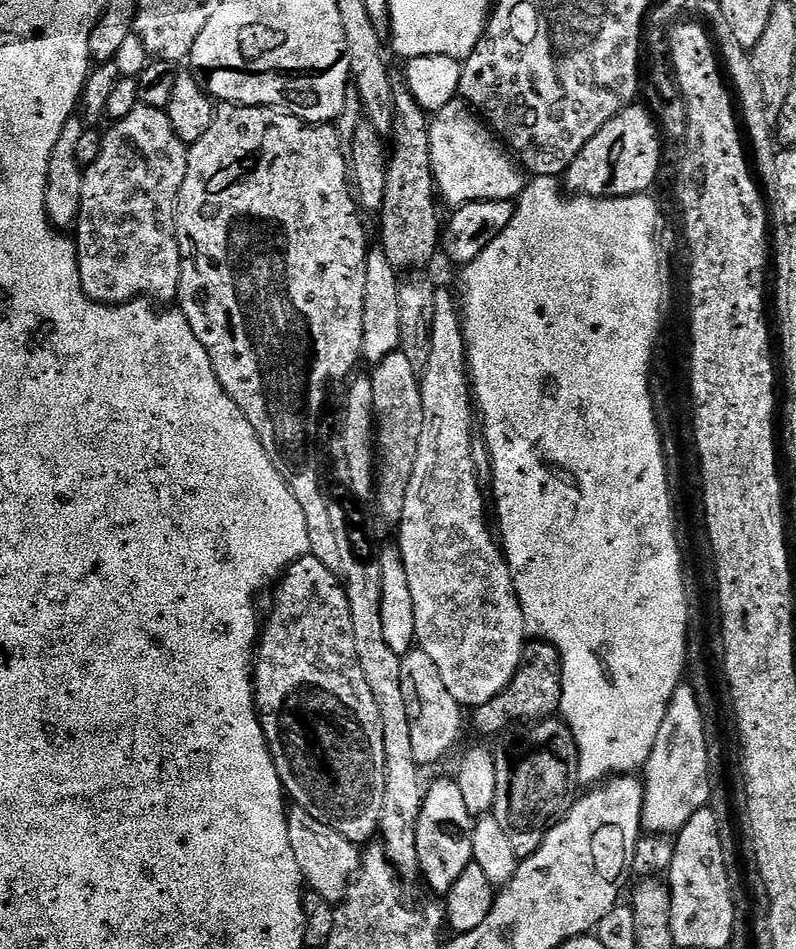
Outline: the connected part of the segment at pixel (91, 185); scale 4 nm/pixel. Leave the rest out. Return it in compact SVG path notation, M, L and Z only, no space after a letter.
M137 106L135 110L126 118L115 121L108 136L103 137L102 145L99 147L100 153L96 156L96 161L90 163L84 169L84 199L82 201L82 212L88 215L88 224L92 227L92 237L88 240L88 245L82 248L79 253L80 277L84 282L84 288L92 298L105 304L122 304L137 298L157 298L165 296L165 301L172 302L176 296L176 287L180 284L180 275L184 272L184 260L186 264L186 252L180 249L182 244L182 229L180 227L180 191L186 182L188 173L188 149L189 145L180 139L176 133L172 119L164 108L150 108L147 106Z

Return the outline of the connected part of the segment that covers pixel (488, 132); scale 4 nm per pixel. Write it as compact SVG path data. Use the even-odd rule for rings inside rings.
M455 99L446 101L441 106L440 113L431 121L433 133L432 173L436 176L436 187L443 203L459 206L475 200L515 201L526 187L525 173L518 167L517 161L506 151L505 145L501 143L496 133L482 119L480 113L467 100Z

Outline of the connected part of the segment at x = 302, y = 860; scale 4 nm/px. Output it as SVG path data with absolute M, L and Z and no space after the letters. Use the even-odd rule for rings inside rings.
M315 815L312 816L306 817L300 828L291 827L292 845L298 864L304 871L307 887L311 891L313 888L322 899L329 900L332 906L336 906L348 895L349 887L362 867L362 852L338 830L334 830Z

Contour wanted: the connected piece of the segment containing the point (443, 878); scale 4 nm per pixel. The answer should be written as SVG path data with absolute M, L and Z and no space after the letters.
M436 780L427 785L424 793L424 805L419 824L416 827L416 845L420 858L420 872L428 879L436 892L447 894L462 878L464 871L474 862L474 842L472 831L476 829L476 820L467 809L457 781Z

